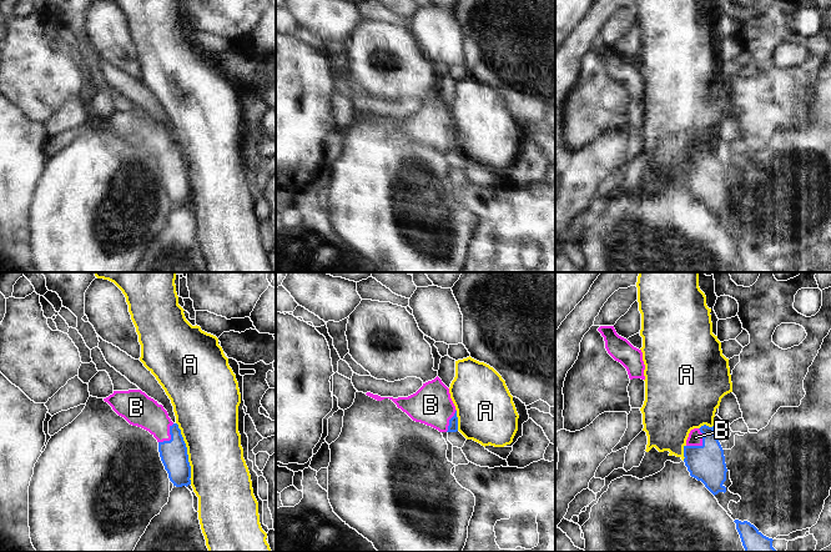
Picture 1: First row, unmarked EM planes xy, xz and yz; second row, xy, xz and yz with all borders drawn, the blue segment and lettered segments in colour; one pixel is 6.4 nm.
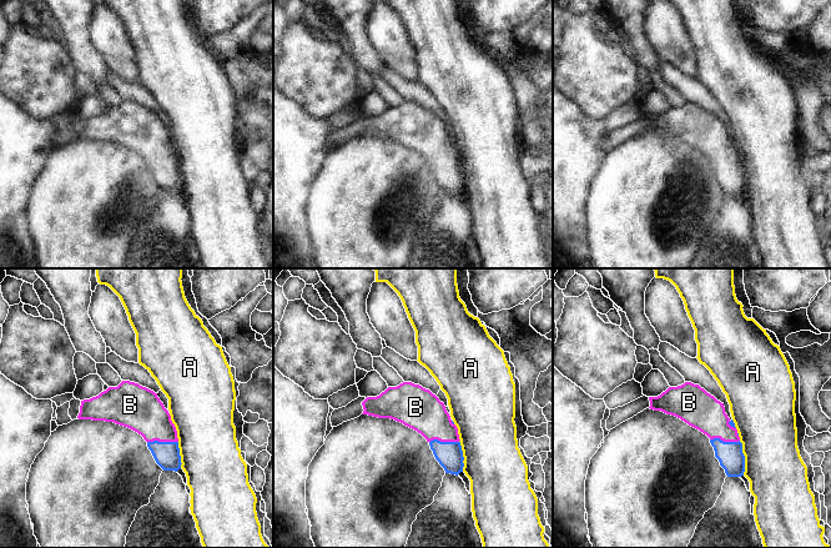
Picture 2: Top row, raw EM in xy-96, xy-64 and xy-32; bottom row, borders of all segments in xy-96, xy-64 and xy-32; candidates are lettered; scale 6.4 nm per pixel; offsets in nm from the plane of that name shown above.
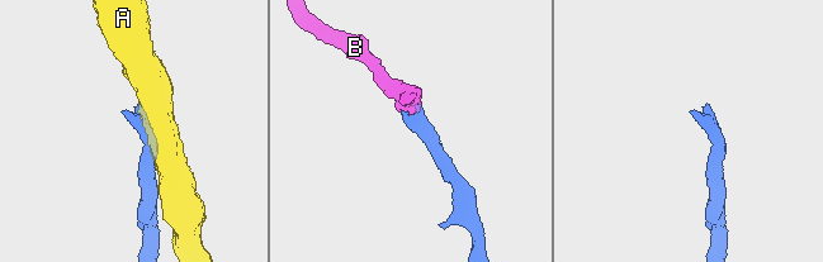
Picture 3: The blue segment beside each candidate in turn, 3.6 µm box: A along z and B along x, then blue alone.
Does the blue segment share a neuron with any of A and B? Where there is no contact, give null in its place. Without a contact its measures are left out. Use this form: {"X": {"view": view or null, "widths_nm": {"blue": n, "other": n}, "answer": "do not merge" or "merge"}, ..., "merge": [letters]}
{"A": {"view": "xy", "widths_nm": {"blue": 180, "other": 380}, "answer": "do not merge"}, "B": {"view": "yz", "widths_nm": {"blue": 240, "other": 100}, "answer": "merge"}, "merge": ["B"]}

